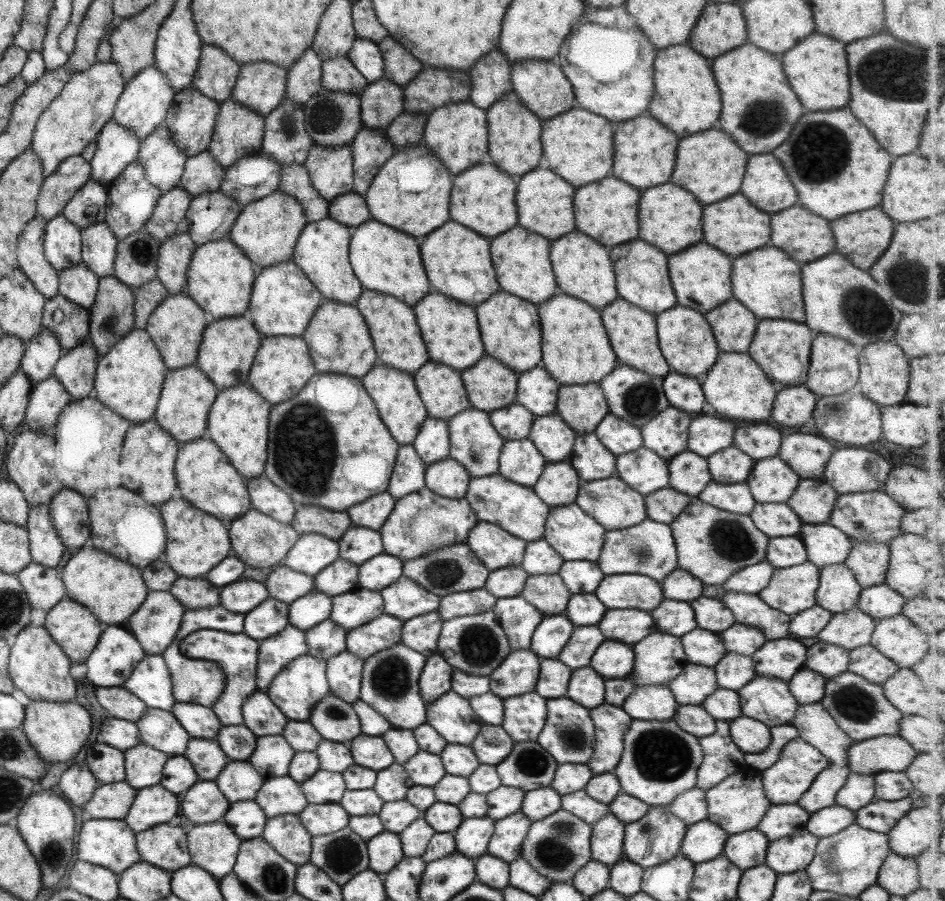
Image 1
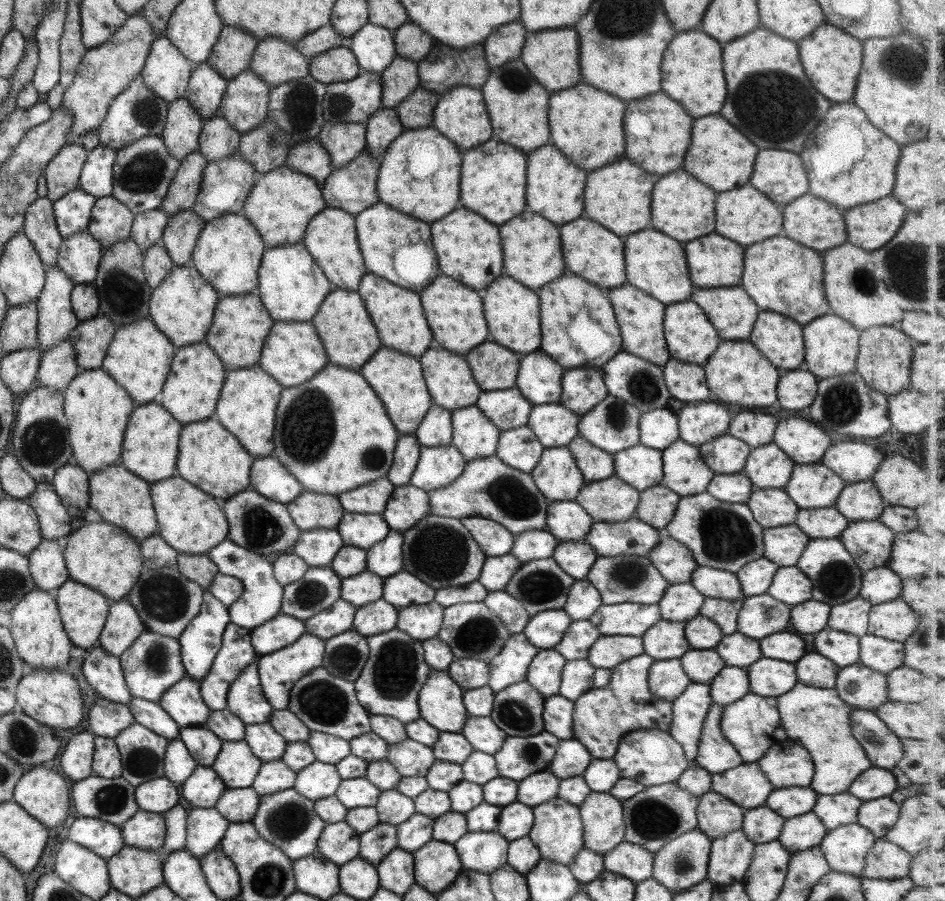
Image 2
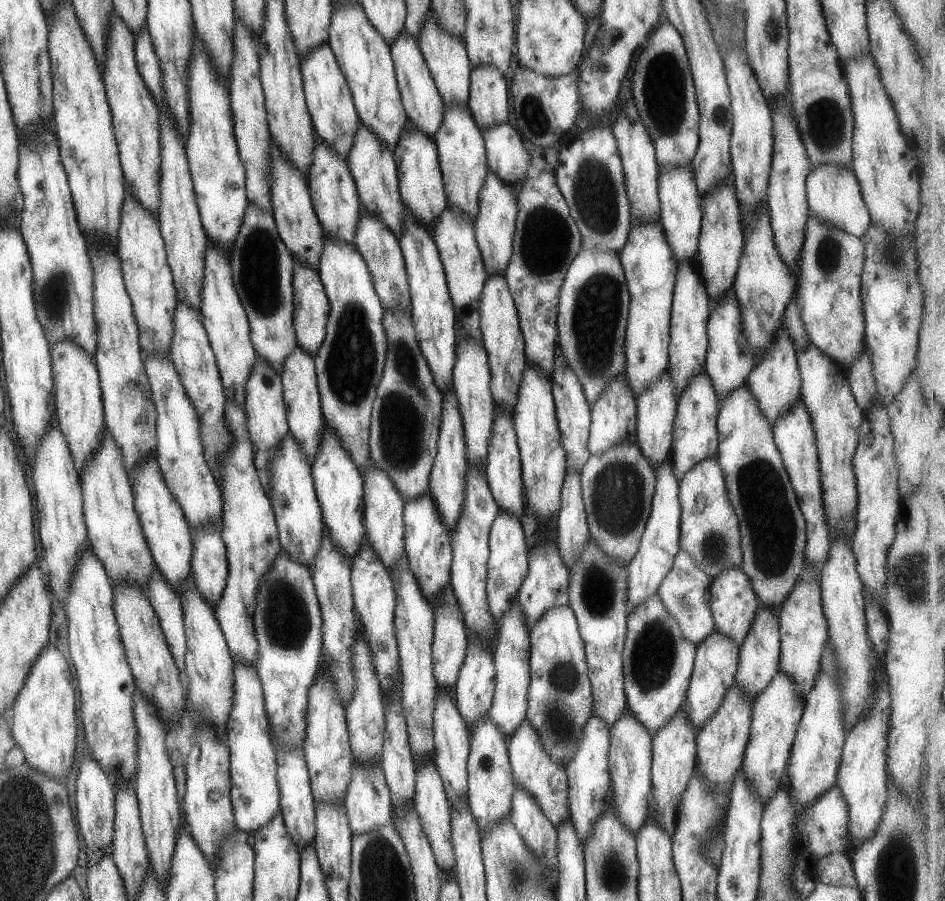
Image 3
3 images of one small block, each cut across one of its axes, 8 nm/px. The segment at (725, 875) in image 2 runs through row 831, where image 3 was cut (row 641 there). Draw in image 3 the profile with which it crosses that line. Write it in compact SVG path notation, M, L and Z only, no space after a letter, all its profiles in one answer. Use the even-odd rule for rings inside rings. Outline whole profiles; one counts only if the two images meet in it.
M723 568L715 578L711 579L709 594L709 610L713 617L714 631L731 638L737 646L740 646L751 628L755 612L760 607L757 596L751 588L751 580L740 568Z

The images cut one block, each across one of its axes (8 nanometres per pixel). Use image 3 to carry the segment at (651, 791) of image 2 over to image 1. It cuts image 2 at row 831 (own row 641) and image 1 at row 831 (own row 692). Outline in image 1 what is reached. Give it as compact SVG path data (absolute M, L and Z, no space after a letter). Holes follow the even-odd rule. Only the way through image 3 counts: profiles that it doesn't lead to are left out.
M668 805L649 807L645 816L624 825L623 858L640 866L643 870L667 862L679 854L686 828L682 820L675 818L668 811Z

